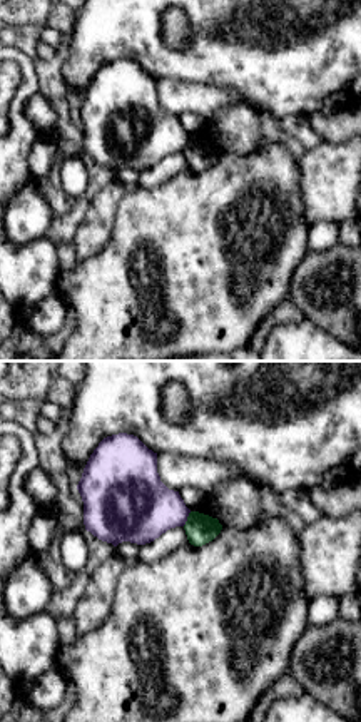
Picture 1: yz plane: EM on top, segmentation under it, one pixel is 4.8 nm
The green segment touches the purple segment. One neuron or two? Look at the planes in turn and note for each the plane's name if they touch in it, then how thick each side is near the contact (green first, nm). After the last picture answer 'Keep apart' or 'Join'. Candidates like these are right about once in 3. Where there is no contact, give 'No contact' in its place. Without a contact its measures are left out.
Touches green in yz. Thickness 150 nm (green) against 340 nm

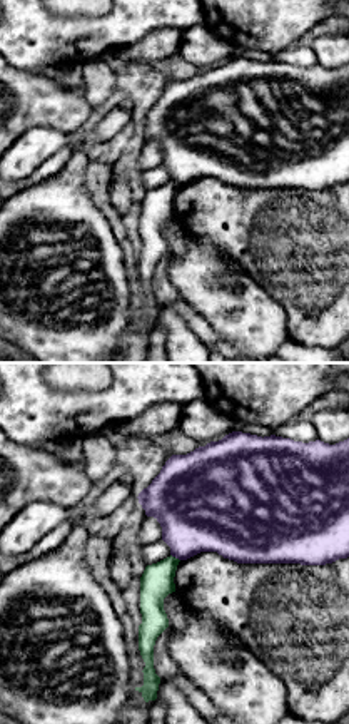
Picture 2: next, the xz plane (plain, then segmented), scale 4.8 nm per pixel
Touches green in xz. Thickness 160 nm (green) against 380 nm

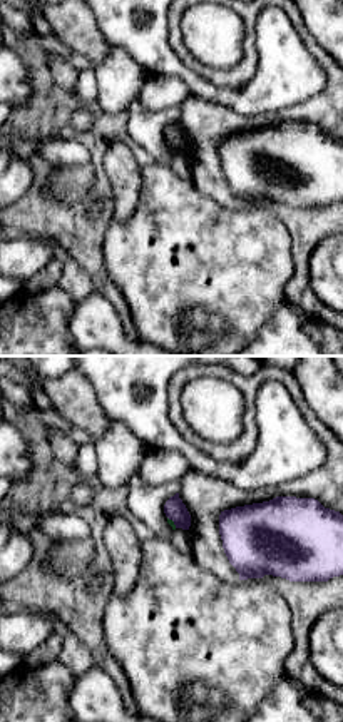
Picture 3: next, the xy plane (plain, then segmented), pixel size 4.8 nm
Touches green in xy. Thickness 20 nm (green) against 100 nm

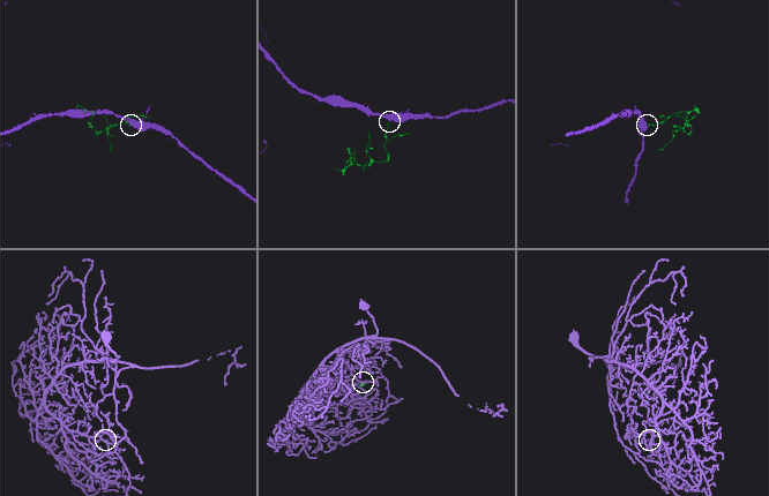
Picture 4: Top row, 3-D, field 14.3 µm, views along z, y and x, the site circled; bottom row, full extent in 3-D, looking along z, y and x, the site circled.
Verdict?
Keep apart

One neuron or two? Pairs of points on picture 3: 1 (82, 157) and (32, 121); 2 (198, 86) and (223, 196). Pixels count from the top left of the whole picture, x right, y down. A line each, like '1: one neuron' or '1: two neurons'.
1: two neurons
2: two neurons

